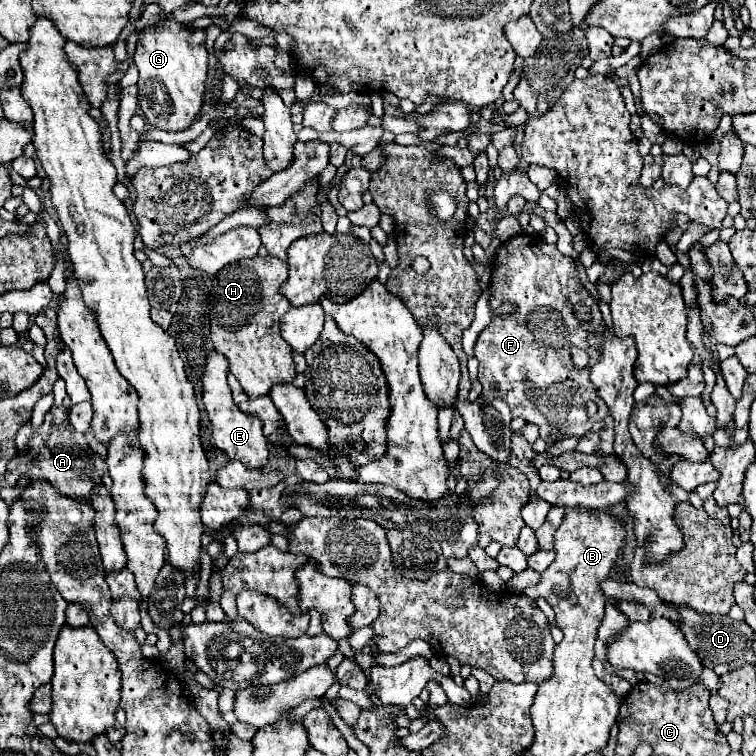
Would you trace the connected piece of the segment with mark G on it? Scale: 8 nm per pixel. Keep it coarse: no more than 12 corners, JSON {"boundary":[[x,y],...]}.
{"boundary":[[160,19],[140,31],[140,111],[182,131],[206,91],[204,29]]}

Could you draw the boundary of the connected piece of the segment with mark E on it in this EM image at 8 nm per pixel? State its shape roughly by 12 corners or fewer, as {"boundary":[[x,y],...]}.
{"boundary":[[206,359],[202,401],[214,443],[250,469],[268,457],[262,423],[232,399],[228,359]]}

